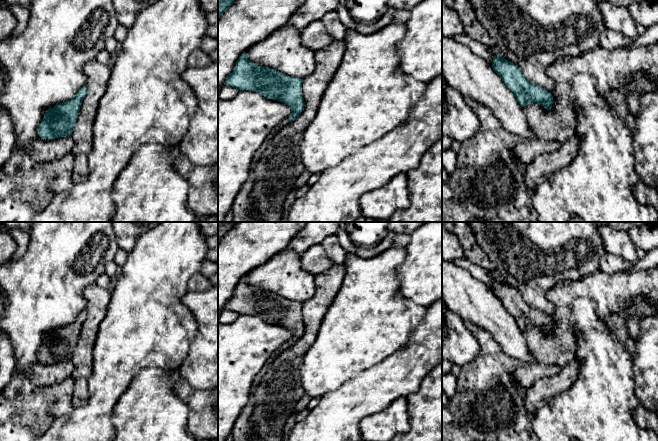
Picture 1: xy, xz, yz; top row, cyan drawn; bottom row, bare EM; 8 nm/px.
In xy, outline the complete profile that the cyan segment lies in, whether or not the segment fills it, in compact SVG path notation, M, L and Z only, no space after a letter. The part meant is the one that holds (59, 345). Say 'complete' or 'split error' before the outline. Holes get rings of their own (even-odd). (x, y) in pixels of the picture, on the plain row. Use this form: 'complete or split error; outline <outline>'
complete; outline M83 310L71 324L49 332L38 352L39 360L42 363L71 360L86 317L87 312Z

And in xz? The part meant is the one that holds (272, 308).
split error; outline M246 276L239 281L233 296L226 302L224 309L232 310L239 315L256 315L268 323L280 325L292 332L289 342L283 344L272 355L270 361L253 380L248 403L235 421L231 431L233 441L261 441L252 421L255 405L253 395L273 360L295 344L304 334L302 307L303 303L290 301L277 294L252 287L247 283Z

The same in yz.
complete; outline M500 279L493 282L491 291L512 315L521 331L535 326L541 328L546 334L552 332L553 320L551 317L528 305L517 289Z

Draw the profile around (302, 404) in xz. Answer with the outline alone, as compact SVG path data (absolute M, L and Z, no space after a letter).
M304 394L299 401L296 403L295 408L294 408L294 412L298 413L304 409L307 408L307 405L309 403L309 401L311 400L311 397L308 394Z

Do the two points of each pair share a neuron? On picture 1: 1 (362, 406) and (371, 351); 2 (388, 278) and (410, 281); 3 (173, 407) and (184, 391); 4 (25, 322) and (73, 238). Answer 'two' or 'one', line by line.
1: two
2: two
3: two
4: one

